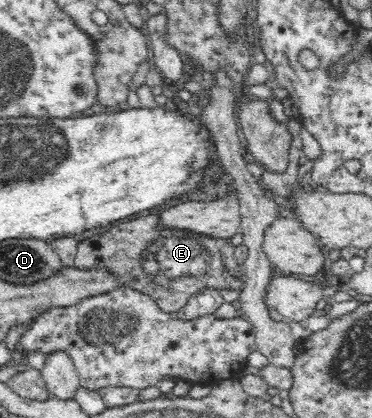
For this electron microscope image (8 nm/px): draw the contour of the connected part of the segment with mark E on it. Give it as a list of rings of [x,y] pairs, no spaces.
[[[146,216],[132,222],[124,222],[77,242],[74,265],[78,268],[103,266],[119,278],[122,287],[130,287],[146,294],[156,301],[164,312],[177,312],[186,306],[188,299],[204,288],[232,288],[240,291],[243,287],[234,279],[222,263],[221,243],[210,237],[194,233],[162,232],[156,227],[158,216]]]

